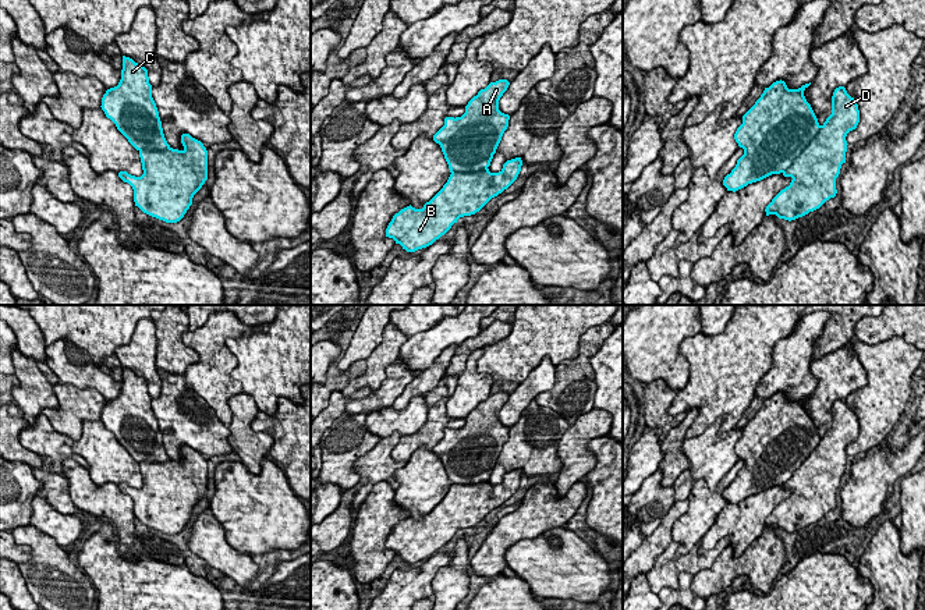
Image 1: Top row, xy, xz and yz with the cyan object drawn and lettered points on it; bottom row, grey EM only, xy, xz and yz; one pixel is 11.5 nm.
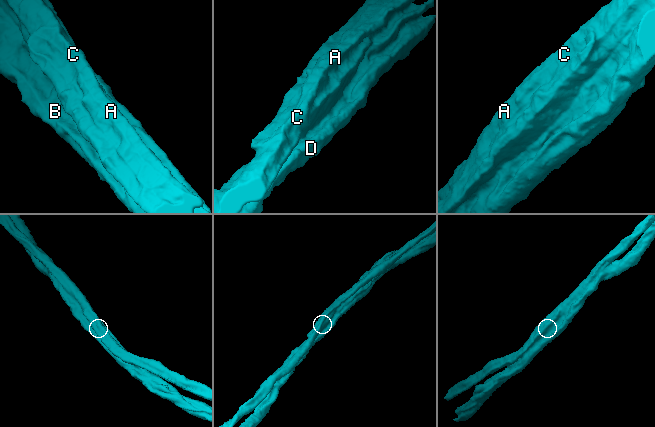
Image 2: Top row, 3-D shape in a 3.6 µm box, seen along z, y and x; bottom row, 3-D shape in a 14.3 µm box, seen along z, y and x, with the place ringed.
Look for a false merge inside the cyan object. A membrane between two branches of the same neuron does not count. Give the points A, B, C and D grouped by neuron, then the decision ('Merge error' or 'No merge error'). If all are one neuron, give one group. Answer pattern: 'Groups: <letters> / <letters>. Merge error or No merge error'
Groups: A C / B D. Merge error

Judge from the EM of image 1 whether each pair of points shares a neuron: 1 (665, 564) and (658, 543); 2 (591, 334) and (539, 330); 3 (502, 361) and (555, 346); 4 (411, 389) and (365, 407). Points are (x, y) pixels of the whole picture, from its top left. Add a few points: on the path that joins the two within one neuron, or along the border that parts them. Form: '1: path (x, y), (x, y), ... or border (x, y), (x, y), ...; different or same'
1: border (672, 541), (656, 557), (654, 567), (647, 574); different
2: border (608, 319), (581, 336), (576, 357), (563, 360); different
3: path (514, 357), (527, 346), (542, 346); same
4: border (417, 373), (392, 404); different

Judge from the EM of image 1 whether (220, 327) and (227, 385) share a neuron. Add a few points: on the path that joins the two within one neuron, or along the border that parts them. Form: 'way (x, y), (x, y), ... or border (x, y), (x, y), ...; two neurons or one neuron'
way (218, 341), (218, 371); one neuron

